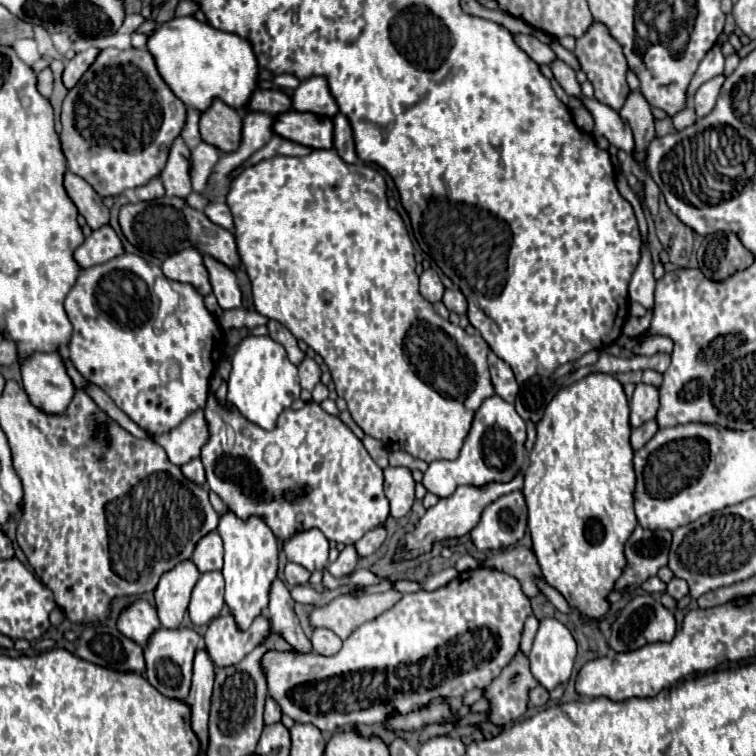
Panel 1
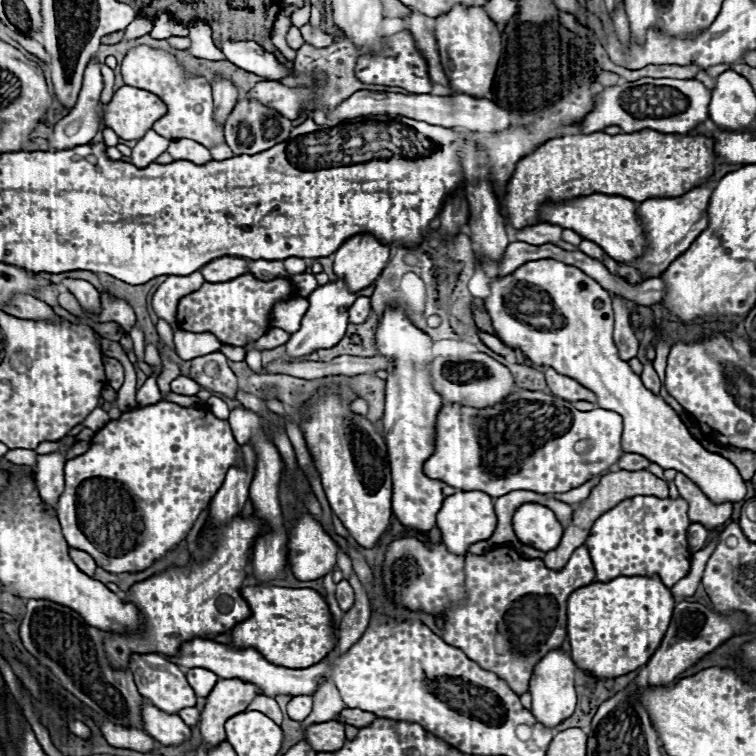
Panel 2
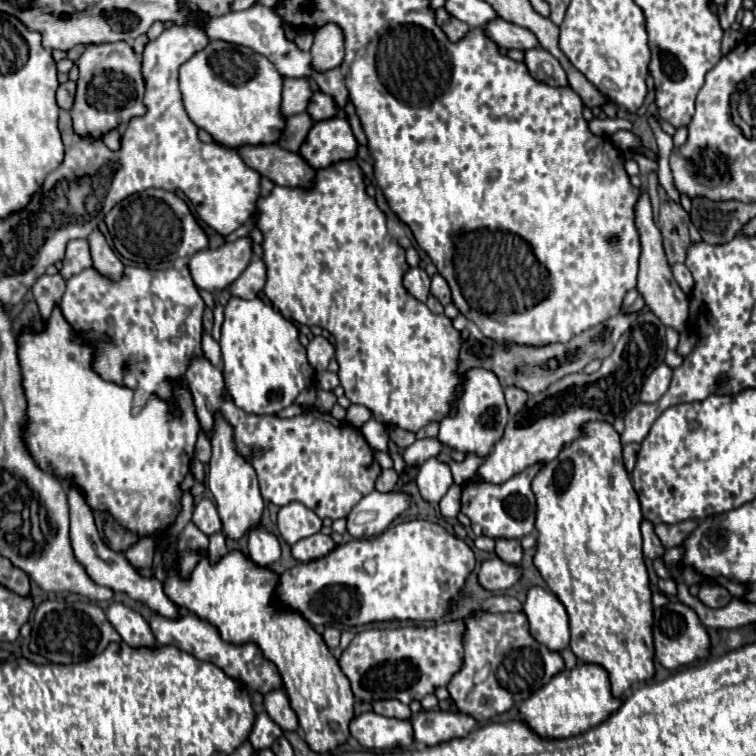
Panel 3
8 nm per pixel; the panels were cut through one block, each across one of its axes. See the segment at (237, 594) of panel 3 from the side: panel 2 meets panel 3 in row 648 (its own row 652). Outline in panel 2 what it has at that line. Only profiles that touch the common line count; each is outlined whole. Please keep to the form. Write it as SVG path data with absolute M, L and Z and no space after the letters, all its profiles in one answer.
M246 586L242 596L250 604L252 616L232 628L232 646L256 648L266 660L286 668L310 668L324 660L336 646L334 618L322 594L312 588Z

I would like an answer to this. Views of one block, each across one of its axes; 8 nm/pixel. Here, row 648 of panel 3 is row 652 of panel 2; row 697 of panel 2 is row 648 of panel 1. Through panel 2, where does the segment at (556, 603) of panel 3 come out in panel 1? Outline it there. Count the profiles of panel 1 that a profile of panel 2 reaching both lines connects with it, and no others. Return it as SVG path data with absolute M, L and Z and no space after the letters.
M544 618L540 620L528 658L536 680L546 690L554 690L558 684L566 684L572 674L576 642L562 622L556 618Z

